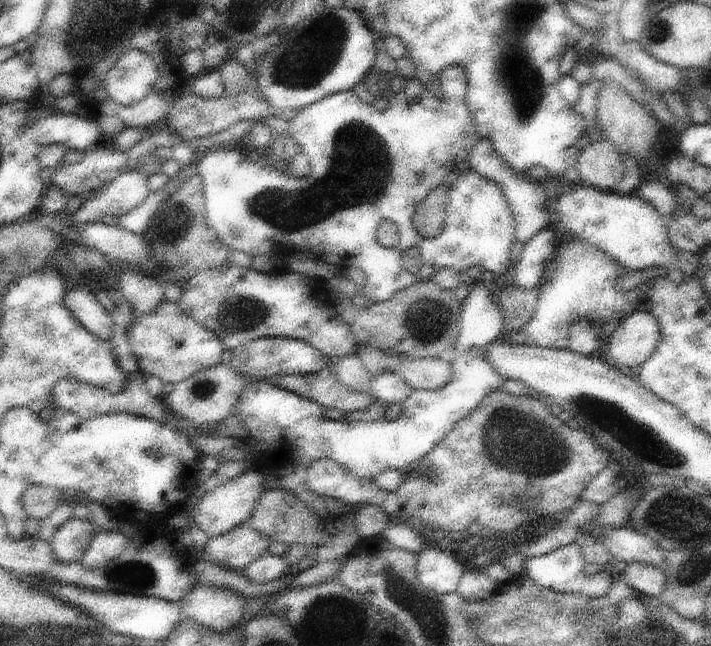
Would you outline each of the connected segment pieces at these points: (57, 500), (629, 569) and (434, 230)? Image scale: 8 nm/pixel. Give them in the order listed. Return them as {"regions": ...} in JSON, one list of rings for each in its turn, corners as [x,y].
{"regions":[[[[35,483],[23,495],[22,503],[28,517],[42,521],[49,518],[63,500],[63,493],[57,487]]],[[[630,562],[624,570],[626,583],[641,596],[659,598],[666,589],[664,571],[640,562]]],[[[438,186],[421,204],[418,204],[413,219],[414,229],[426,240],[442,233],[445,226],[449,188]]]]}

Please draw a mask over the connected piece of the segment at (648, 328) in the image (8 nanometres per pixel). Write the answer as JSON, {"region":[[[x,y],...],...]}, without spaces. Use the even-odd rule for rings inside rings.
{"region":[[[642,305],[626,317],[610,335],[602,356],[618,368],[641,368],[661,340],[658,320]]]}

